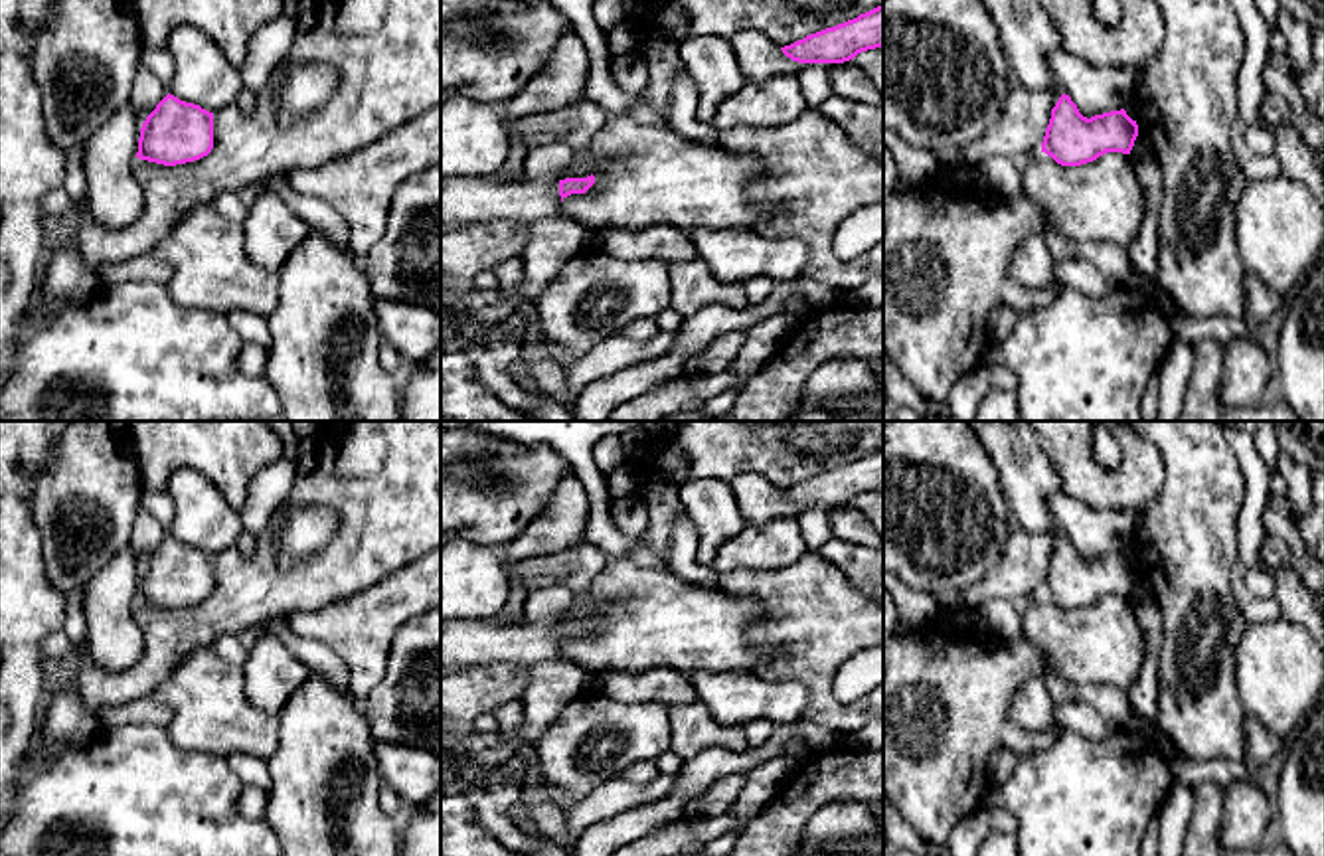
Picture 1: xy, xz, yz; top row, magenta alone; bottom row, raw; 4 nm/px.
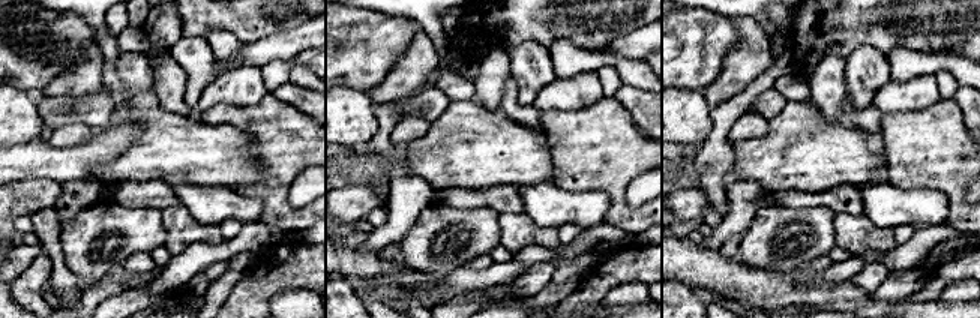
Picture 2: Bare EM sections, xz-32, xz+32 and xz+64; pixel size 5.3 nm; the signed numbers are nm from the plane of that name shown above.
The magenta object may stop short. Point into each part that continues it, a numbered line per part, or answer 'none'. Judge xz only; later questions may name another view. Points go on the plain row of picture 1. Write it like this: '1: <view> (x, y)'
1: xz (487, 641)

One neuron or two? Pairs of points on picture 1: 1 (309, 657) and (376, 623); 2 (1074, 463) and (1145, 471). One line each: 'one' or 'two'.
1: two
2: one

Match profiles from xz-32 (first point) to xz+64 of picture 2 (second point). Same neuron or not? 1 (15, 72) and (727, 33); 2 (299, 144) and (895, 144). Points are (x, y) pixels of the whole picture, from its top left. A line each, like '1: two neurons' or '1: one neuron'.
1: one neuron
2: one neuron

